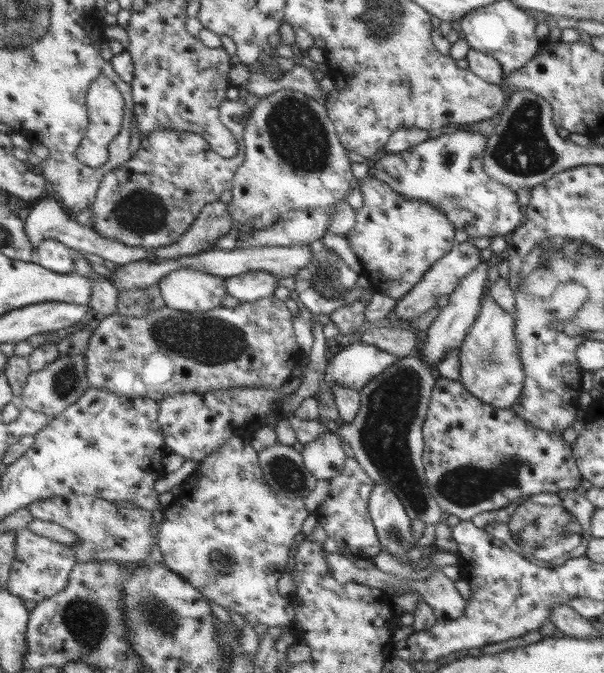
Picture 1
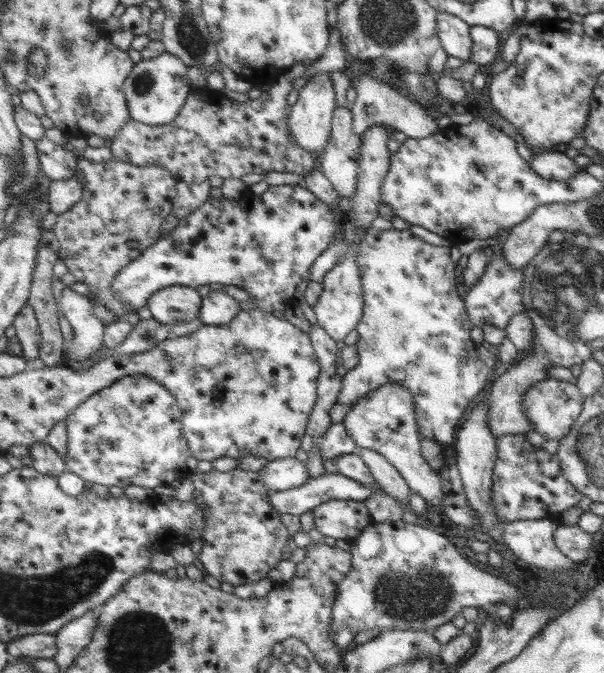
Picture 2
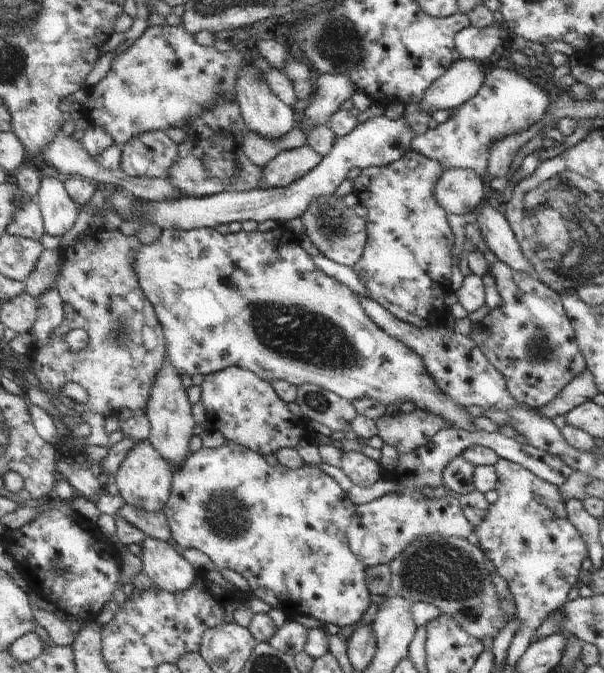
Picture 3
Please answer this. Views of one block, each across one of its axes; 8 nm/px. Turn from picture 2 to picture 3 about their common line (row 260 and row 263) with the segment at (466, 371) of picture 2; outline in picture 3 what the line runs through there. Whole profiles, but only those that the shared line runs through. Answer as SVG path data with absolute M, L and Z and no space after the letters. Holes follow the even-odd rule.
M407 152L399 162L385 168L369 168L361 170L361 176L355 182L355 190L361 204L369 210L367 228L369 228L369 246L365 248L363 260L355 266L367 290L371 290L369 298L385 306L397 318L407 324L425 328L439 328L437 322L431 322L431 316L437 312L437 304L443 304L443 298L451 294L451 274L453 274L453 246L455 234L449 226L449 212L437 202L437 182L443 178L445 166L435 162L419 152Z

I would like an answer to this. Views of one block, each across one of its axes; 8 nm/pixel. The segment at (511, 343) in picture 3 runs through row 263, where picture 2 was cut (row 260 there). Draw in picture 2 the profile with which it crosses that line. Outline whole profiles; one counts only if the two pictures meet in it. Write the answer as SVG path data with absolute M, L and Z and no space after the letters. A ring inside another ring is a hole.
M495 256L495 260L491 260L491 264L485 262L481 266L483 266L485 272L477 280L477 286L473 286L465 294L465 306L469 310L469 318L471 318L473 326L477 326L477 328L481 328L483 324L491 324L493 328L503 330L513 314L523 312L523 306L521 306L521 276L523 276L523 270L511 268L503 258L497 258L497 256Z

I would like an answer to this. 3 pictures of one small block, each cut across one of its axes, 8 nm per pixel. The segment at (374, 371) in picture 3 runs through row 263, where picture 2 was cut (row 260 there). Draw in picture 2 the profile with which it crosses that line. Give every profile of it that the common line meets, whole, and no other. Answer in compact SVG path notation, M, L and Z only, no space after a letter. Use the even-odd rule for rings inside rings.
M269 186L261 196L239 202L225 198L209 200L197 212L189 214L189 218L179 220L179 226L155 242L141 258L125 266L125 270L121 270L113 282L113 294L127 308L133 306L137 310L149 306L149 300L169 286L199 288L219 282L251 292L255 296L255 304L269 314L273 308L285 310L287 306L299 306L295 298L297 284L311 280L313 264L329 248L327 244L333 242L333 234L337 230L339 220L337 214L333 214L333 208L301 186Z

